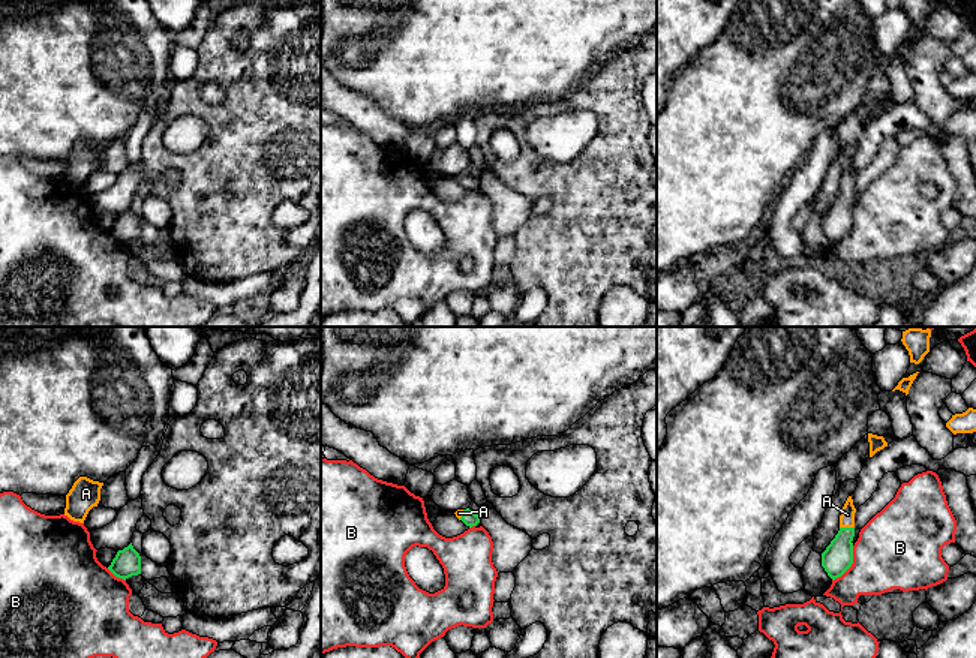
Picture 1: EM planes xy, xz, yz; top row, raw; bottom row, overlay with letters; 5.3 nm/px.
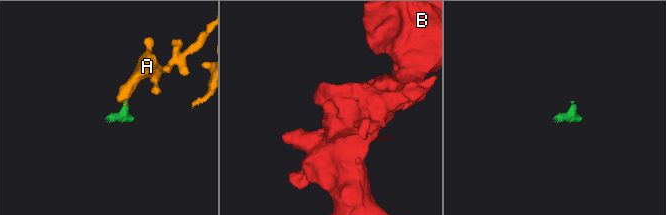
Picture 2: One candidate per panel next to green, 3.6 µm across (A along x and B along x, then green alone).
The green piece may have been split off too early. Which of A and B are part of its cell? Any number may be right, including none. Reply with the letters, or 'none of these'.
A

